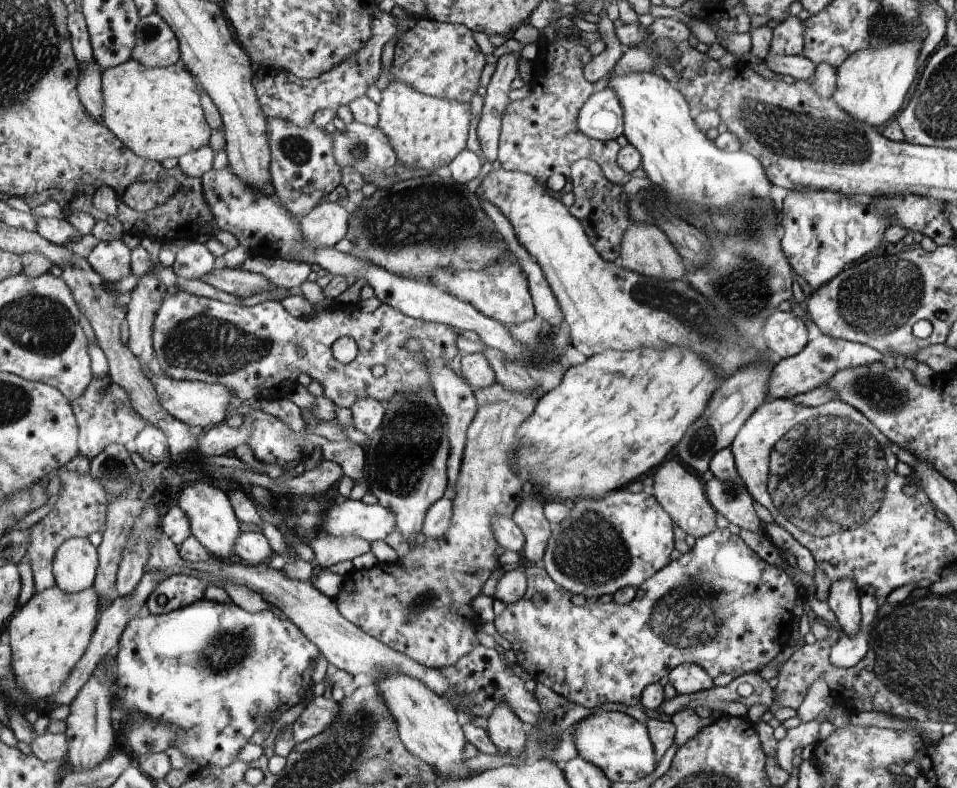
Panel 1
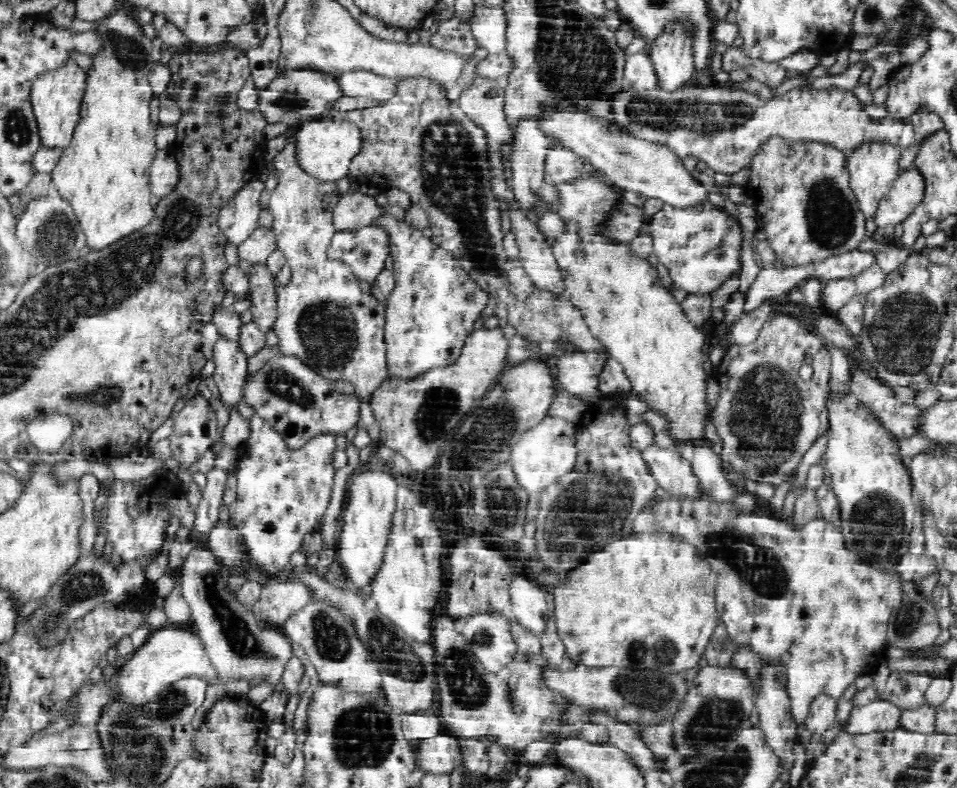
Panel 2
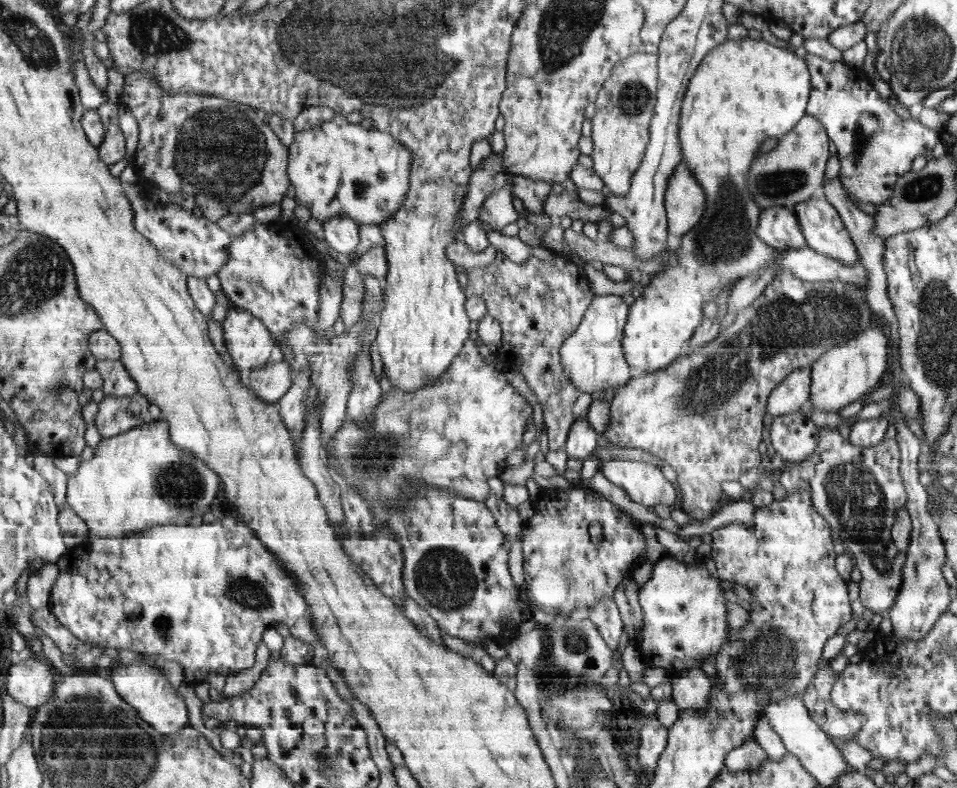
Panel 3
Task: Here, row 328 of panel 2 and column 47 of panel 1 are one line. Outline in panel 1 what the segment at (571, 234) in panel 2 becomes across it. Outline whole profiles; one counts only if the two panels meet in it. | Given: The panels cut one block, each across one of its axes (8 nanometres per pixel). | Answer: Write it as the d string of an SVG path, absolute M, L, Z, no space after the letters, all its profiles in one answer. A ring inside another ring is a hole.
M53 586L35 594L35 598L11 618L7 624L7 642L13 648L13 672L33 702L49 700L63 688L73 668L85 658L99 628L101 612L101 598L93 586L81 594L67 594L59 586Z

